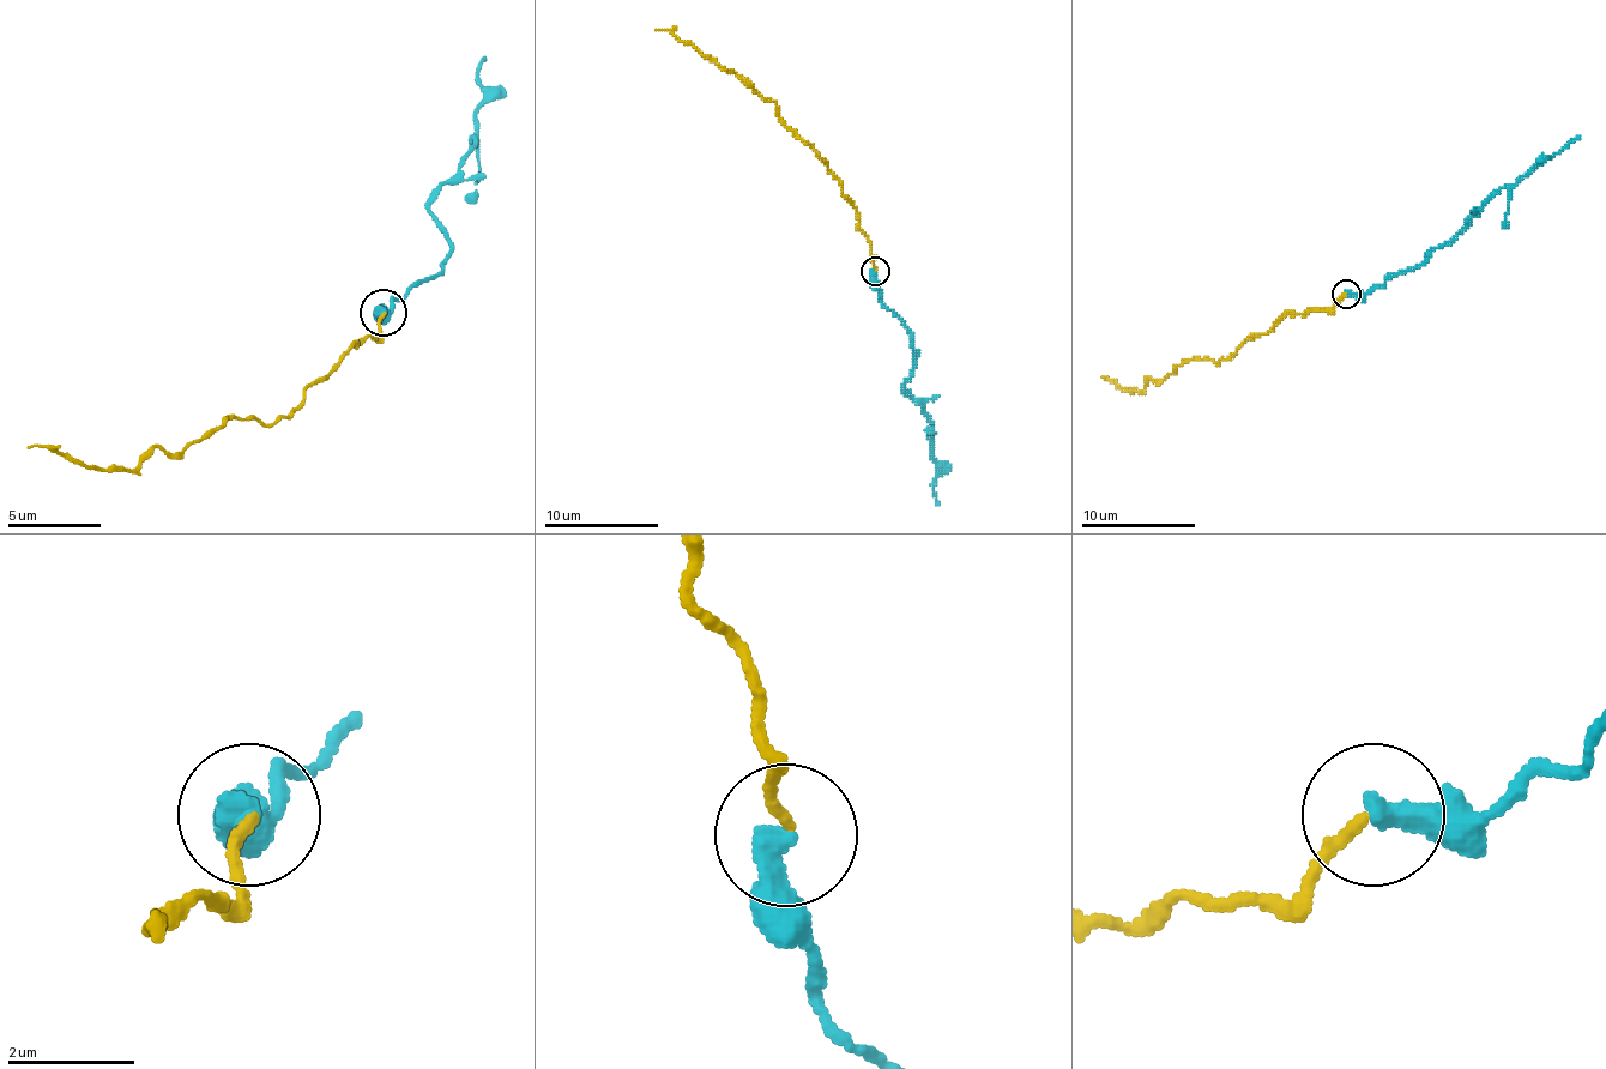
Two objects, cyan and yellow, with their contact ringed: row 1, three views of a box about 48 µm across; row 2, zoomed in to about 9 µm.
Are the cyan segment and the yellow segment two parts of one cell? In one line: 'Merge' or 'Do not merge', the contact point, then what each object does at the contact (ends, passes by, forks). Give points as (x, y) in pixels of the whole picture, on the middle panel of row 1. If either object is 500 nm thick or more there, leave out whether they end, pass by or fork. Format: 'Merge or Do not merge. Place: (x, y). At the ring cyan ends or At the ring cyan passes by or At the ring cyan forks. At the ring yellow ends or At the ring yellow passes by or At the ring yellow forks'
Merge. Place: (875, 271). At the ring cyan ends. At the ring yellow ends

